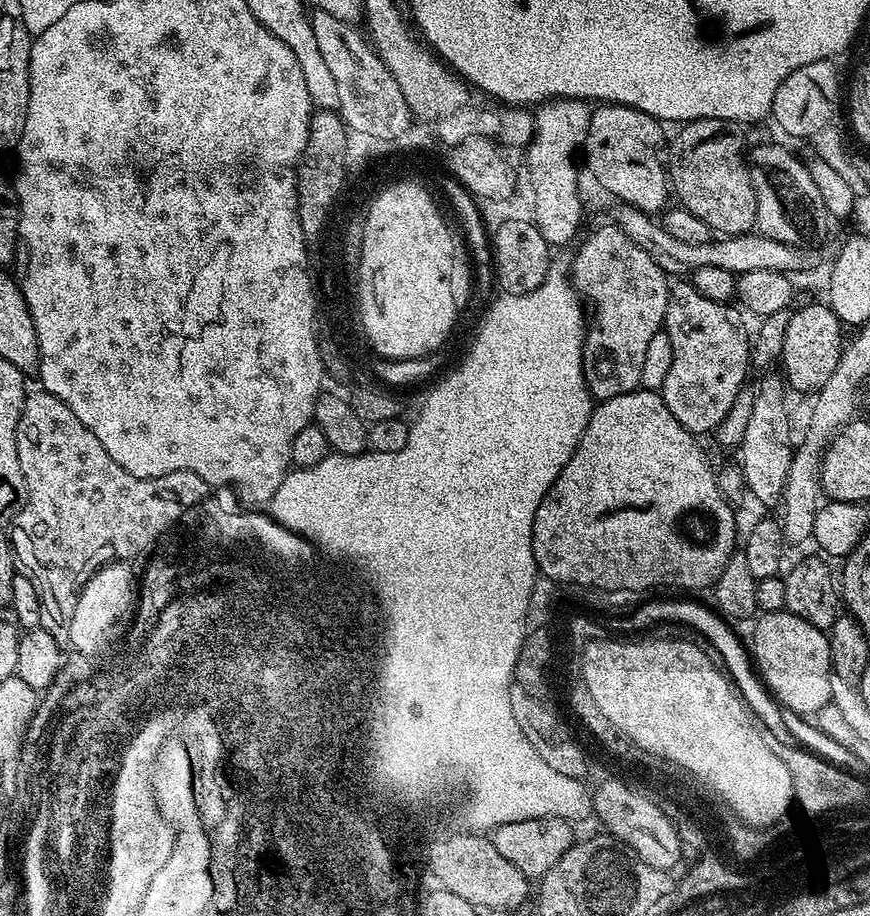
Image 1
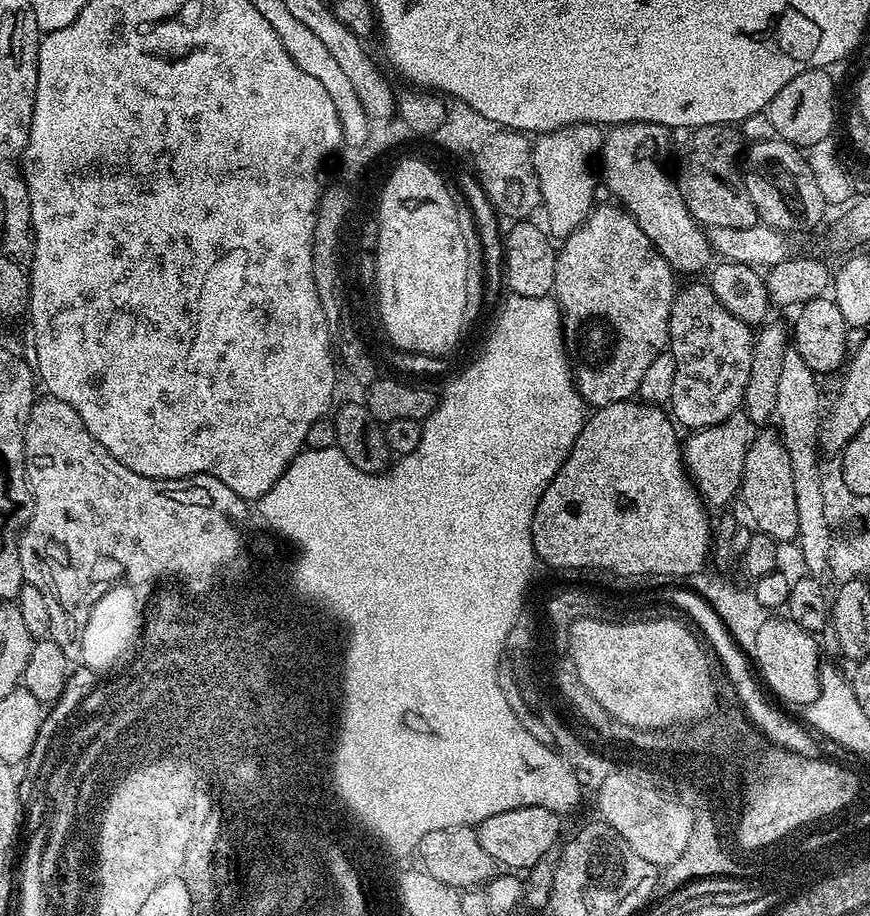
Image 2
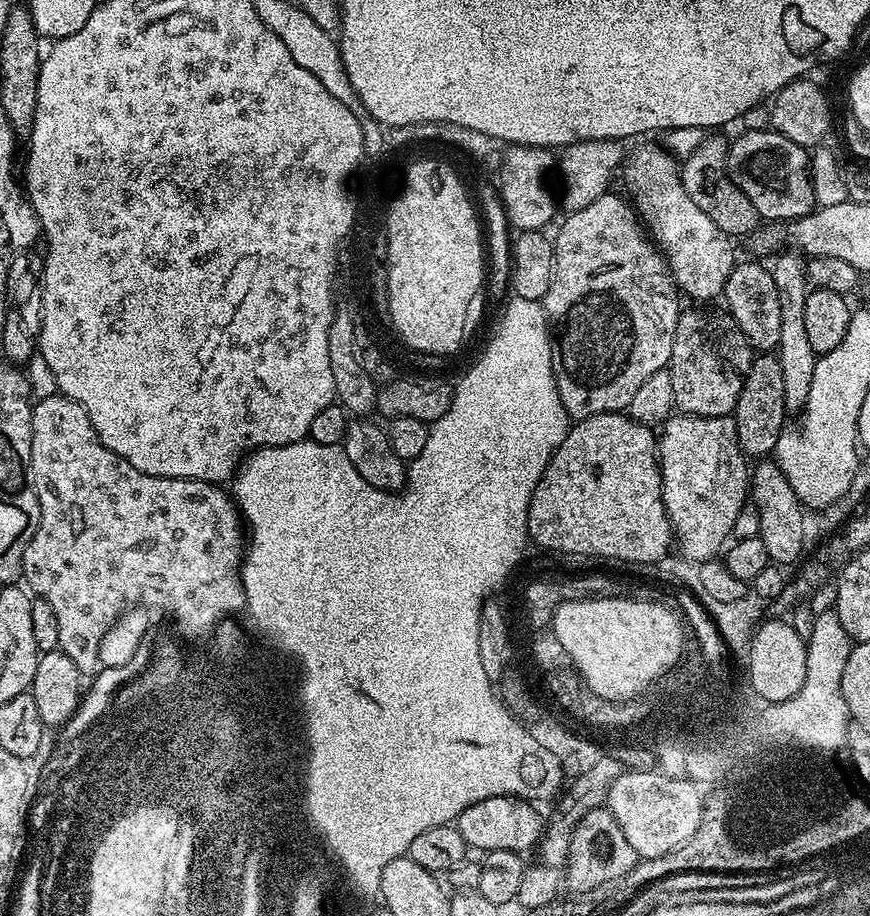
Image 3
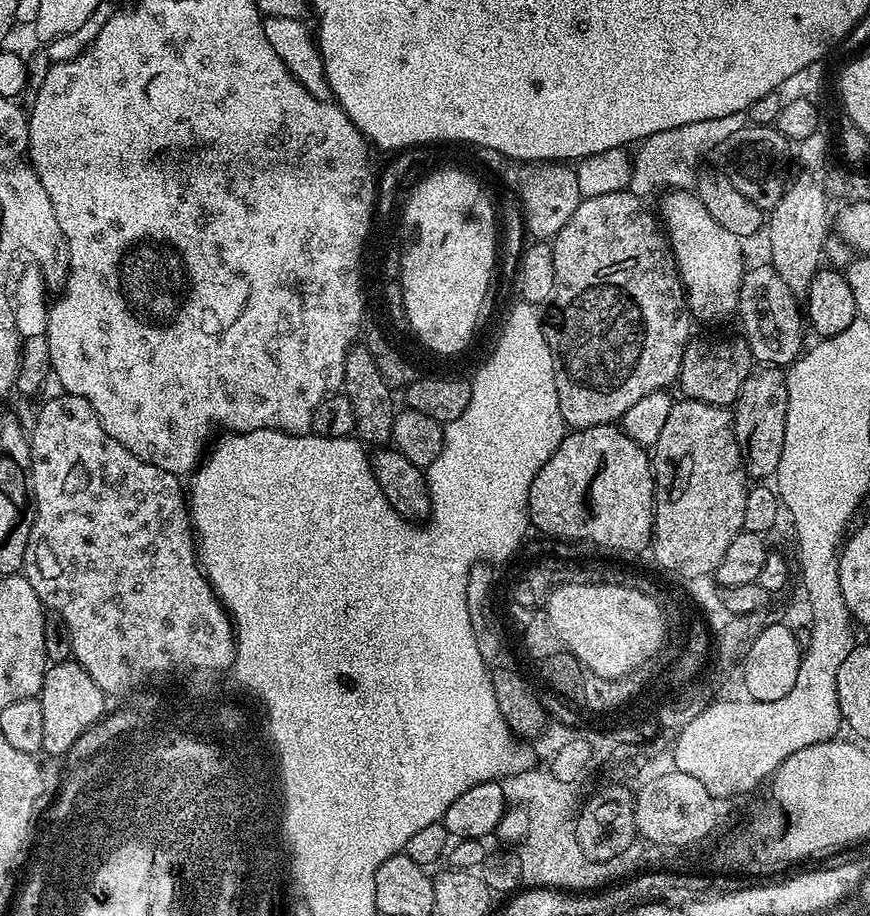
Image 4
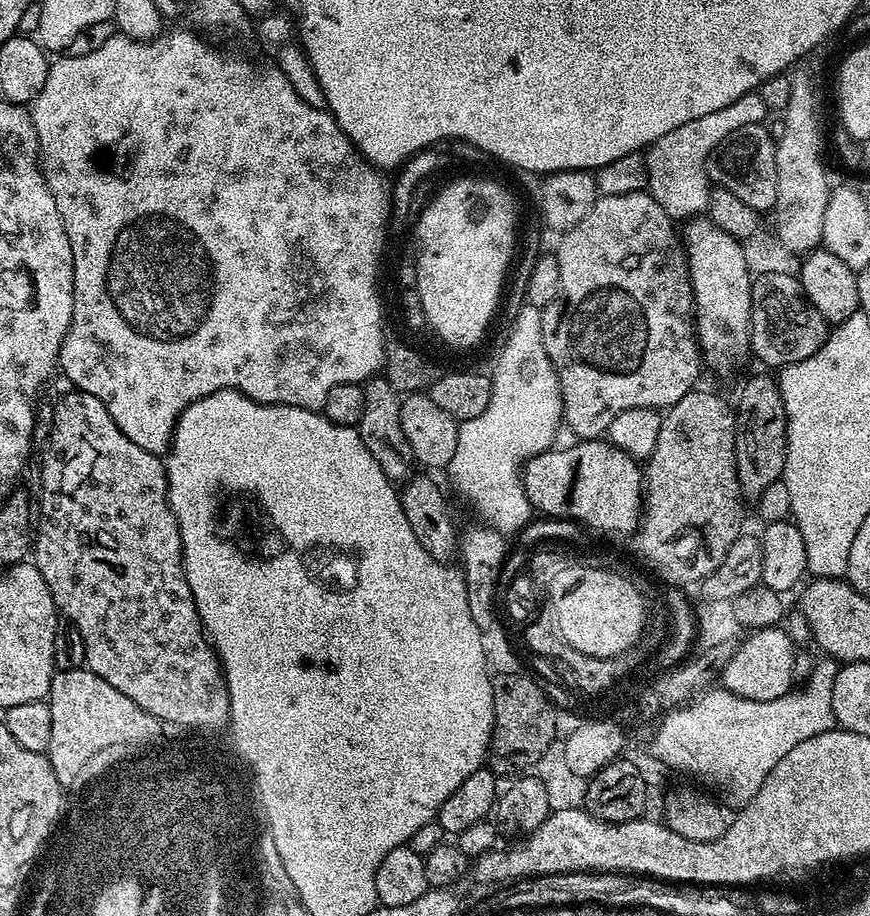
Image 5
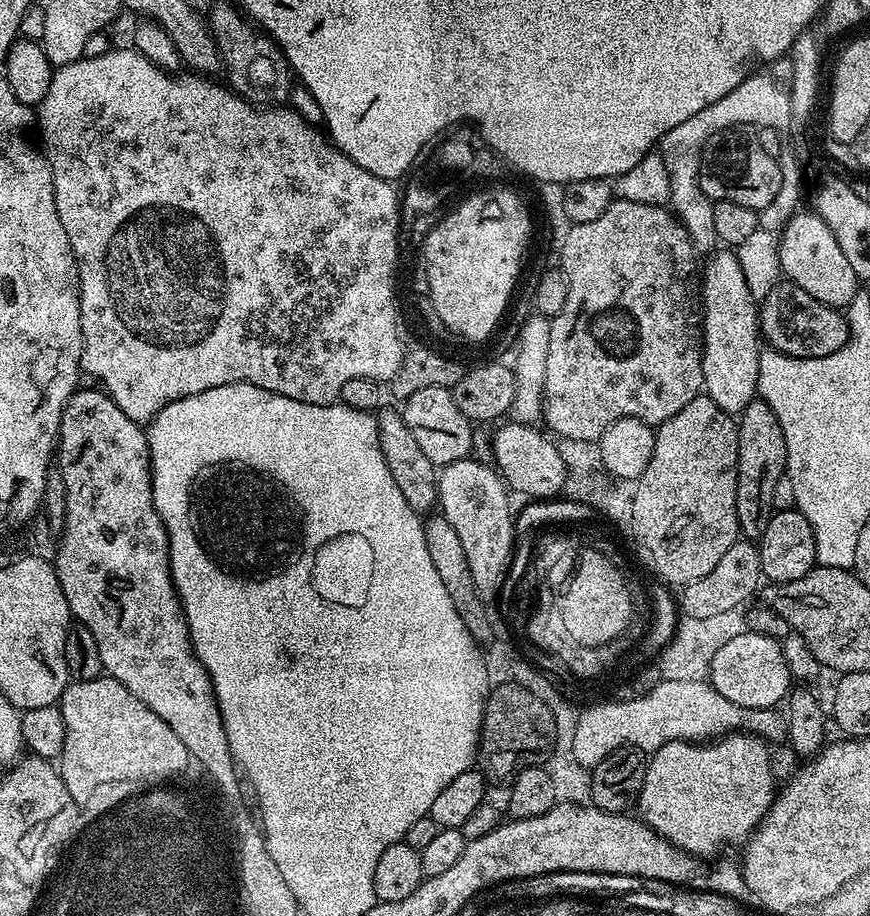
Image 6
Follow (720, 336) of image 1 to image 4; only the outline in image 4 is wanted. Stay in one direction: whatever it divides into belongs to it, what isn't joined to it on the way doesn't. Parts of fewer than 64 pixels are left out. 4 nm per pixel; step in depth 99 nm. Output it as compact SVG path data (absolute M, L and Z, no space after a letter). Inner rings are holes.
M742 336L722 338L720 340L689 341L684 348L682 366L678 377L678 386L687 399L706 402L708 405L729 407L741 392L742 383L754 367L752 352L748 341Z

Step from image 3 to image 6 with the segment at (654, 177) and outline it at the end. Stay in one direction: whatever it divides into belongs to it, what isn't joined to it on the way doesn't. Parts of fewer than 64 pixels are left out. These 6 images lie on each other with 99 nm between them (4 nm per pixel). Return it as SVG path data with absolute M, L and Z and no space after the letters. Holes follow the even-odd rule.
M716 250L706 262L708 265L702 268L703 391L723 412L739 414L758 396L758 362L762 351L758 302L750 294L750 286L746 286L746 274L742 274L735 251Z

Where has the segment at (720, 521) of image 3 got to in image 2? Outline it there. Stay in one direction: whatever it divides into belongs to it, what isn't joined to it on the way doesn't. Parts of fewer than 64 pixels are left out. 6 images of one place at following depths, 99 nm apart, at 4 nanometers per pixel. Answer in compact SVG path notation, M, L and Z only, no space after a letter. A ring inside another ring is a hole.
M743 410L736 411L725 421L709 428L700 428L691 433L689 440L685 439L682 444L684 454L684 466L688 469L688 478L696 486L696 491L700 493L705 505L716 510L723 509L732 499L736 500L741 491L743 482L743 466L746 461L748 445L754 437L754 425L750 417Z

